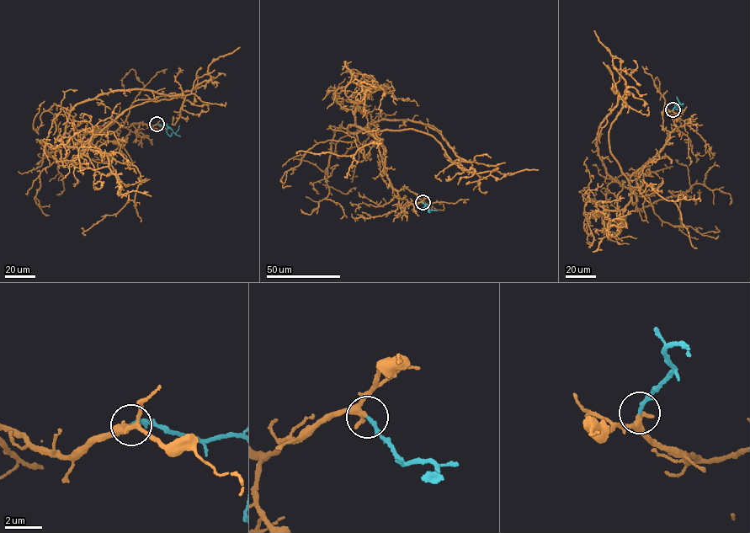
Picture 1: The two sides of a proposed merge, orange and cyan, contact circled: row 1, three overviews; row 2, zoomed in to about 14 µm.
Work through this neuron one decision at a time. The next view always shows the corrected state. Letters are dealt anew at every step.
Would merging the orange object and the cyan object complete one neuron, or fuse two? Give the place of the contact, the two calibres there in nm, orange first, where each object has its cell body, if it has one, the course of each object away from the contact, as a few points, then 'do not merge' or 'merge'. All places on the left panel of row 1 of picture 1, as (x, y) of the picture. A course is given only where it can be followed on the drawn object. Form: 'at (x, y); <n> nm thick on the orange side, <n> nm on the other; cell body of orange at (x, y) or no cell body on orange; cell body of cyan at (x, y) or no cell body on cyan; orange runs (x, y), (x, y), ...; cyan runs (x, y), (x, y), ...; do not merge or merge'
at (156, 124); 320 nm thick on the orange side, 200 nm on the other; no cell body on orange; no cell body on cyan; orange runs (157, 124), (93, 129), (73, 146), (63, 143), (77, 104), (114, 90), (178, 95), (180, 68), (176, 72); cyan runs (157, 124), (166, 125), (175, 133), (179, 125); merge

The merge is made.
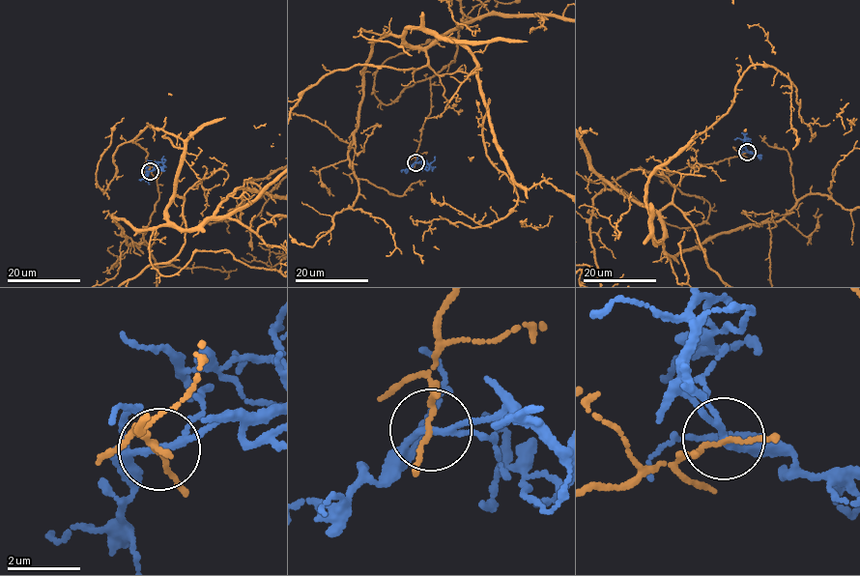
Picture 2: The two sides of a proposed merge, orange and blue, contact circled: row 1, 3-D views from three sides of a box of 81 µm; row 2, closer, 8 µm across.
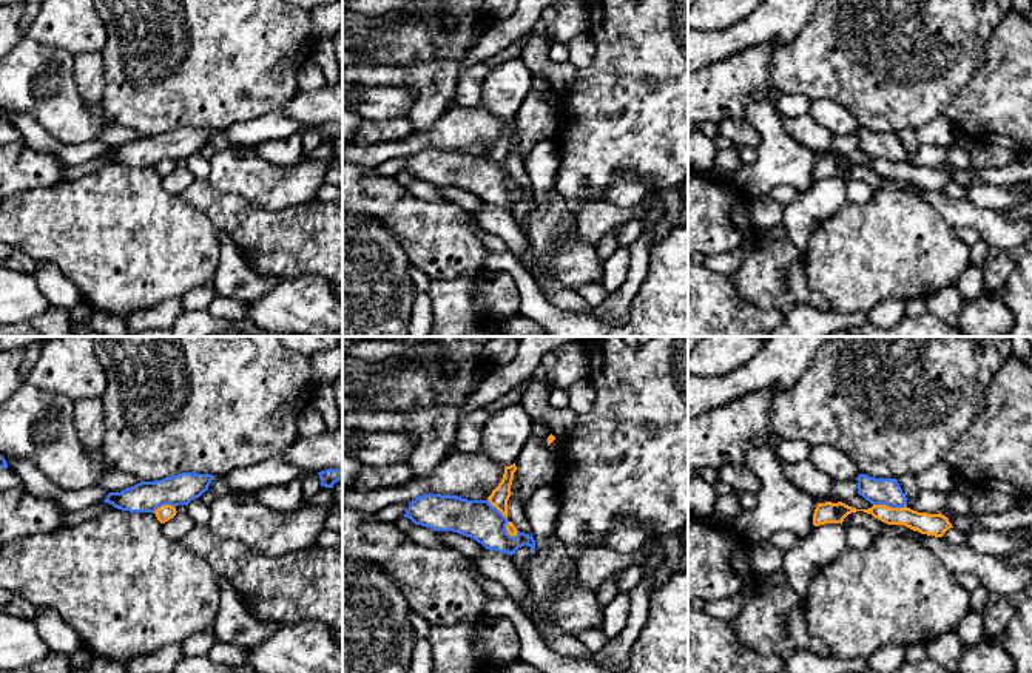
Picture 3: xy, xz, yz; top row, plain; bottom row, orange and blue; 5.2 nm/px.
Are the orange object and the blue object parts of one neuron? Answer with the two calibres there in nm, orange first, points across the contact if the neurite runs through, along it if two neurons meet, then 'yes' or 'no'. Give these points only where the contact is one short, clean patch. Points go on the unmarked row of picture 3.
110/140 nm | along yz (873, 158), (906, 161) | no

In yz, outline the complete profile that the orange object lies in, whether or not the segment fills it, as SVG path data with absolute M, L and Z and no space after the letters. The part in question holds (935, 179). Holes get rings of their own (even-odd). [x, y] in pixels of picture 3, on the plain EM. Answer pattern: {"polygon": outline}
{"polygon": "M842 156L831 157L818 157L814 168L813 168L813 179L825 179L825 178L841 178L844 173L856 165L864 165L872 168L875 173L887 178L887 179L904 179L913 185L921 188L943 191L944 187L952 181L946 170L939 168L927 168L918 167L907 161L904 162L890 162L887 159L873 159L868 164L856 164Z"}

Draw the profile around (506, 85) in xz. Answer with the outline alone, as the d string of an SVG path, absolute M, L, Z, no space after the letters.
M521 57L494 66L481 85L478 108L500 120L517 117L532 85L532 73Z

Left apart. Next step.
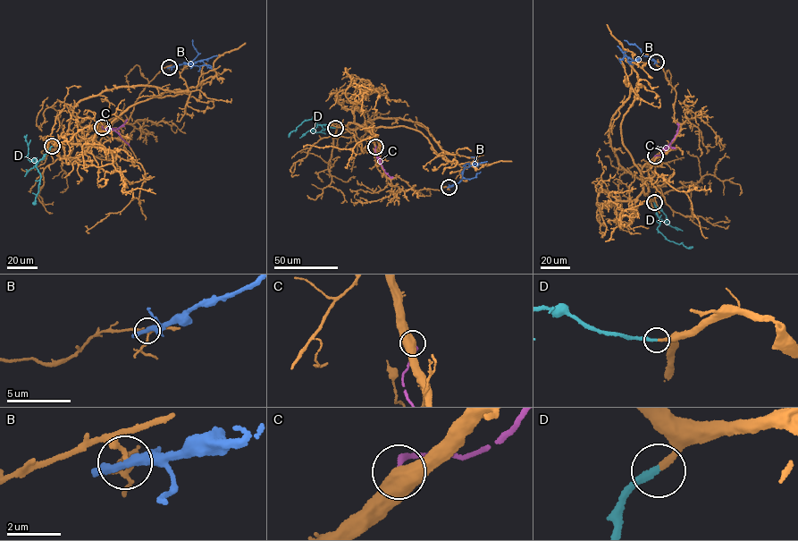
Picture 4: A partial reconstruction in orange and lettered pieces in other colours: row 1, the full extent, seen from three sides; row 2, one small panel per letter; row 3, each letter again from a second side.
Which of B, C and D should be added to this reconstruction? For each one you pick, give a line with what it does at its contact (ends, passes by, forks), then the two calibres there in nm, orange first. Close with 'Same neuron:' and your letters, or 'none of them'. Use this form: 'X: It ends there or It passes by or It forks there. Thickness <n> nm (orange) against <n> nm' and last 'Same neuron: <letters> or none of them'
D: It ends there. Thickness 240 nm (orange) against 280 nm
Same neuron: D

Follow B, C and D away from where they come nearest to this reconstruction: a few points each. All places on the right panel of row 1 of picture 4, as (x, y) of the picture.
B: (655, 62), (647, 55), (633, 60), (625, 55), (619, 59), (620, 63)
C: (655, 156), (659, 155), (672, 141), (676, 124)
D: (654, 202), (660, 221), (658, 230), (659, 232), (669, 240), (687, 248), (692, 246)

